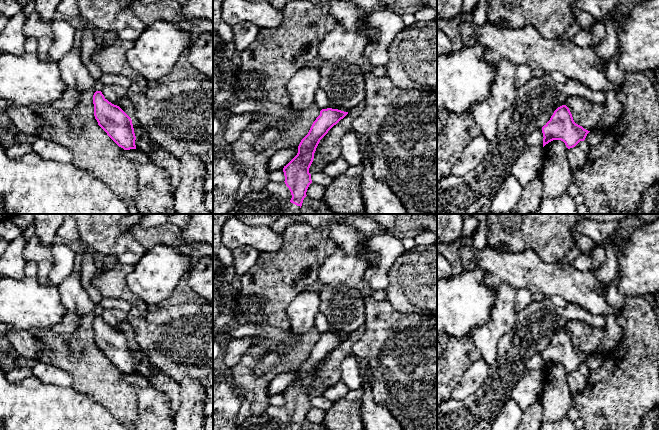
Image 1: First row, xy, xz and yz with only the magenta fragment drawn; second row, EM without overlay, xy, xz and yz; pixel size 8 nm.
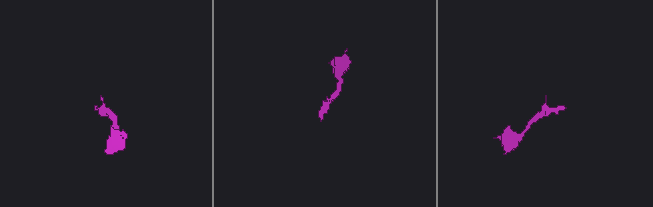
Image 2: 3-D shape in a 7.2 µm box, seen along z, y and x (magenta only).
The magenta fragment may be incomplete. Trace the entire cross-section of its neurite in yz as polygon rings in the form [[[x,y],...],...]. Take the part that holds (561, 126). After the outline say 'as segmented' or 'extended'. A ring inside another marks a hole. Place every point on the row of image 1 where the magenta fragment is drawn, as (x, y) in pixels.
[[[566,105],[558,107],[542,127],[543,147],[553,140],[561,140],[568,149],[584,141],[590,131],[576,124]]]; as segmented

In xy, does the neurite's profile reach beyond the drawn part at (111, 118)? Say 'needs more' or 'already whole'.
already whole

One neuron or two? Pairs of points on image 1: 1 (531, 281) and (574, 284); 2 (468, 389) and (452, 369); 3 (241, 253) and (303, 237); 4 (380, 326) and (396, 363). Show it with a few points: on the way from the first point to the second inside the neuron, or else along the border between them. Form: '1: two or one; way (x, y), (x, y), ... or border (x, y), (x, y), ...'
1: one; way (542, 281), (563, 281)
2: two; border (475, 361), (462, 372), (460, 382), (450, 397)
3: two; border (259, 253), (256, 262), (245, 273)
4: one; way (389, 335), (396, 347), (396, 354)

